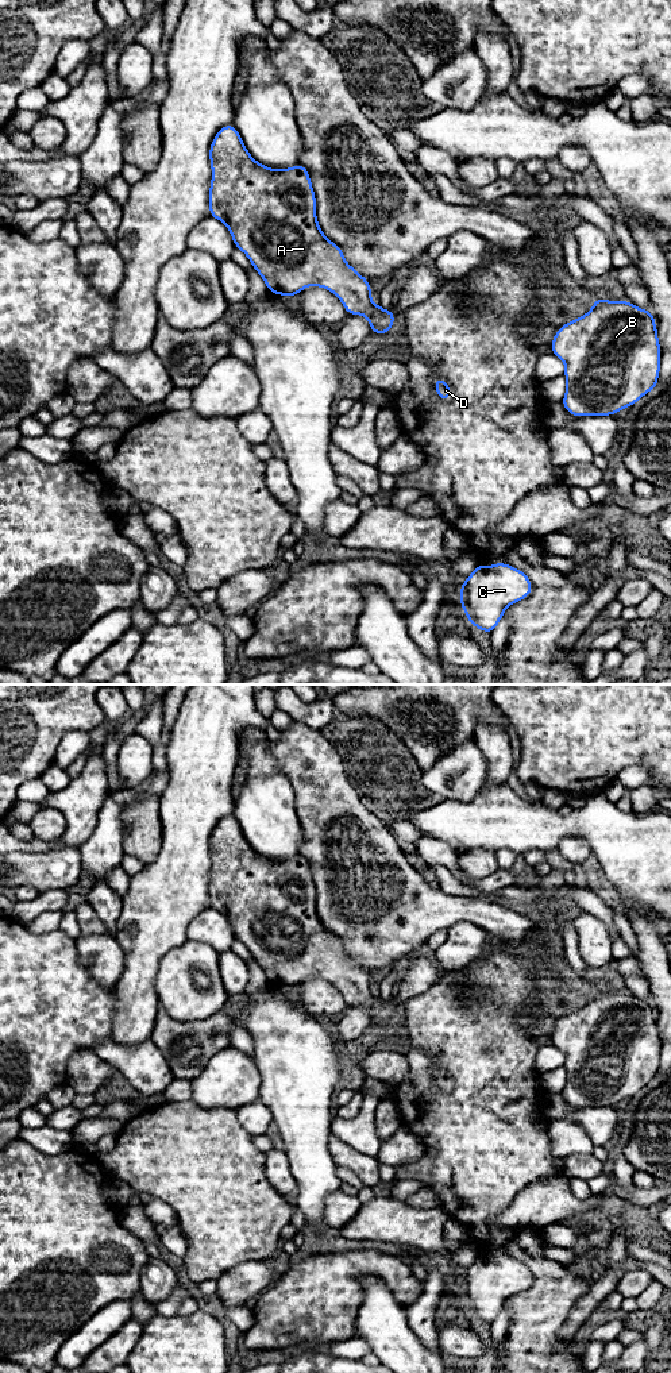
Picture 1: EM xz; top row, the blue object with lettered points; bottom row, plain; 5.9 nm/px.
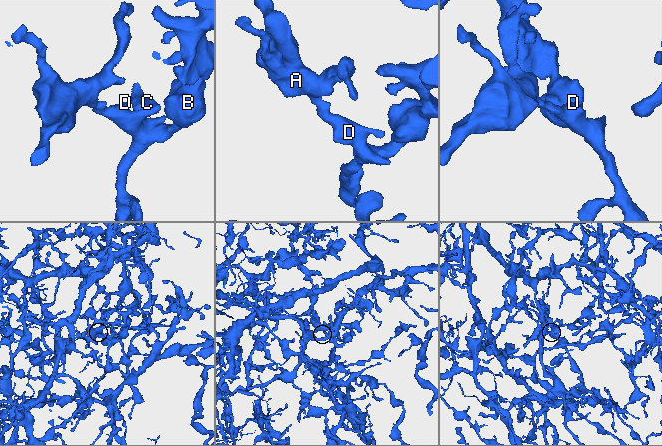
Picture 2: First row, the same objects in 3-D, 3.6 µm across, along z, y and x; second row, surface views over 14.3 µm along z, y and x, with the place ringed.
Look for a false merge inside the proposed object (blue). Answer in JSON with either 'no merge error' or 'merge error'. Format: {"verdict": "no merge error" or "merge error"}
{"verdict": "no merge error"}

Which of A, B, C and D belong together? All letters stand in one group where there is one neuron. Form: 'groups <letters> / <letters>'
groups A B C D

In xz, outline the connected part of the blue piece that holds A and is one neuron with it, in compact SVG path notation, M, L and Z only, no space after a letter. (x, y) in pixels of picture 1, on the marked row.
M234 124L217 131L209 147L209 161L209 216L227 225L235 247L247 255L270 293L294 297L304 288L316 285L333 293L347 315L363 315L375 335L393 331L396 312L371 301L371 284L346 262L343 250L323 234L309 171L302 163L290 169L261 165L250 155Z

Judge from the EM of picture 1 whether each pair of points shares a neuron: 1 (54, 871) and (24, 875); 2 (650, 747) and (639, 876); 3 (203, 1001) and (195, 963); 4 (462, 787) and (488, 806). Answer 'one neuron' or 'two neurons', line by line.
1: one neuron
2: two neurons
3: one neuron
4: two neurons

